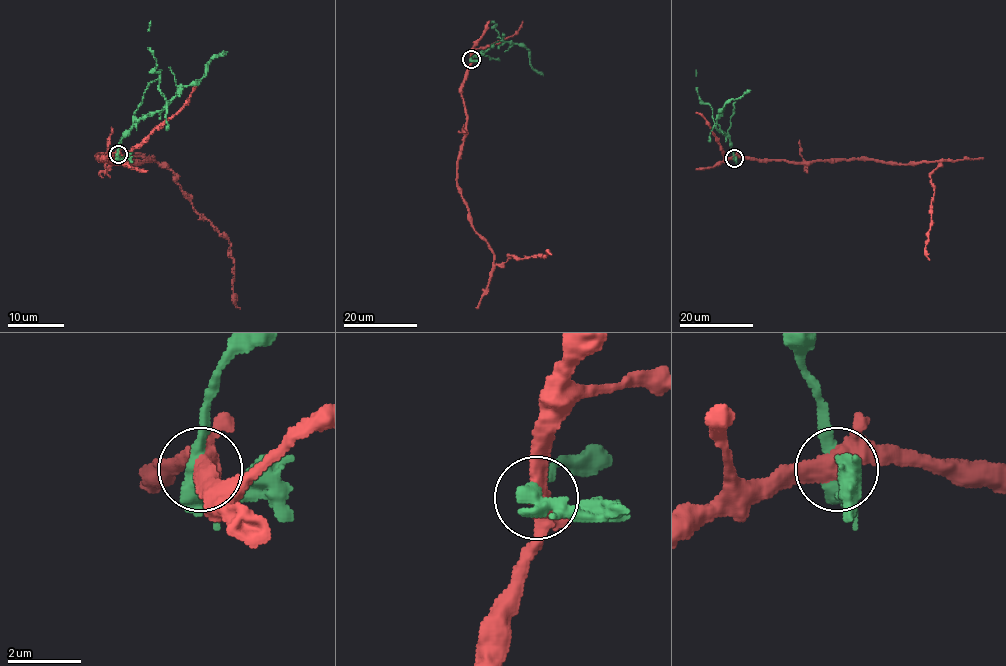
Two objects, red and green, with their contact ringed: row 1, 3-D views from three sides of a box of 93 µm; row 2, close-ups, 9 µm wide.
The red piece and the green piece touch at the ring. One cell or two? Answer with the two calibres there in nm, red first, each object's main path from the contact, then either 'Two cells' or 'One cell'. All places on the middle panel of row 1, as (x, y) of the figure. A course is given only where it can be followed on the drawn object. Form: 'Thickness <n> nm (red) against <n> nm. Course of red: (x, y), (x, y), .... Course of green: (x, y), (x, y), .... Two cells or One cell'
Thickness 440 nm (red) against 380 nm. Course of red: (471, 60), (462, 88), (466, 136), (457, 189), (468, 220), (493, 264), (509, 256), (551, 255). Course of green: (470, 60), (499, 41), (522, 44), (528, 50), (529, 64), (543, 75). Two cells

